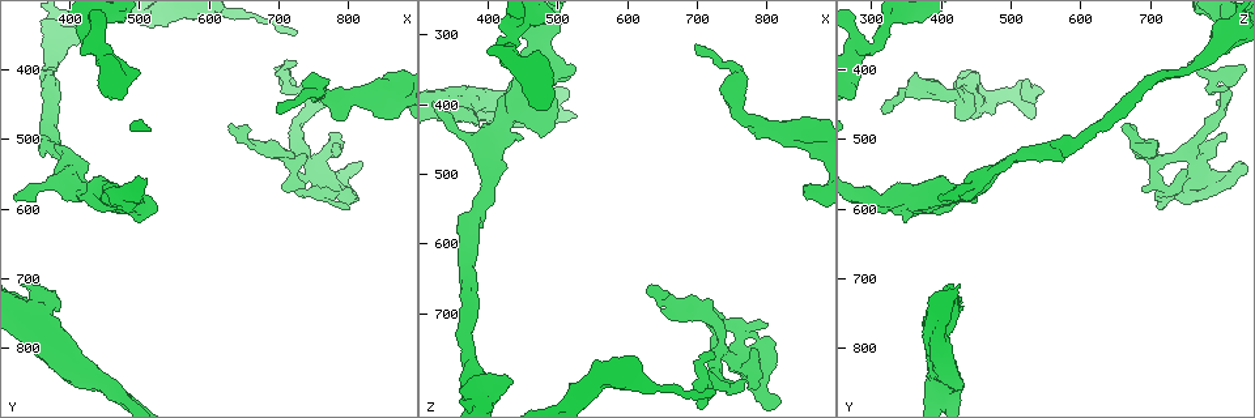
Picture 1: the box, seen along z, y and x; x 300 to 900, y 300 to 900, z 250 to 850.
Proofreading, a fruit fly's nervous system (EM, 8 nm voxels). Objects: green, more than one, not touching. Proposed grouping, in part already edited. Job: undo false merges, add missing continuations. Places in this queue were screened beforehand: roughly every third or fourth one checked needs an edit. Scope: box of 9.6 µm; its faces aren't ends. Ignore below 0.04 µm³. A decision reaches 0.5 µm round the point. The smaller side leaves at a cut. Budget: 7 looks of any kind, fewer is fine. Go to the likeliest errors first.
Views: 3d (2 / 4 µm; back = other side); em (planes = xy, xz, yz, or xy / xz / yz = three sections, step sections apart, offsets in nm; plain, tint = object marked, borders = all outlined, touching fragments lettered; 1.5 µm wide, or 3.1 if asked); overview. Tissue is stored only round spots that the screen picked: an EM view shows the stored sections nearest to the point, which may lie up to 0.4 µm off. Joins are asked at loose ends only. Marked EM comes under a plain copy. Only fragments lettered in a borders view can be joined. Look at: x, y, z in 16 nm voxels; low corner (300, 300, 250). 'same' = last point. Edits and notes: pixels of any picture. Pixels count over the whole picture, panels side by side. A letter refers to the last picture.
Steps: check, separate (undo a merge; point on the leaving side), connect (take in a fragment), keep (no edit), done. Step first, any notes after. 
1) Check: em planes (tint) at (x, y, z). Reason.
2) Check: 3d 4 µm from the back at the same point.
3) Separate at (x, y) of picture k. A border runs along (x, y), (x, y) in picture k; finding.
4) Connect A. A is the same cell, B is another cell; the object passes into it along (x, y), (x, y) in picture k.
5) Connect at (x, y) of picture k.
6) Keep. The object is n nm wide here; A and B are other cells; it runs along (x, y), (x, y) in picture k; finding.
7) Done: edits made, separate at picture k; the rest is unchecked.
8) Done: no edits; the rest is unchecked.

Check: em planes (borders) at (700, 460, 315).

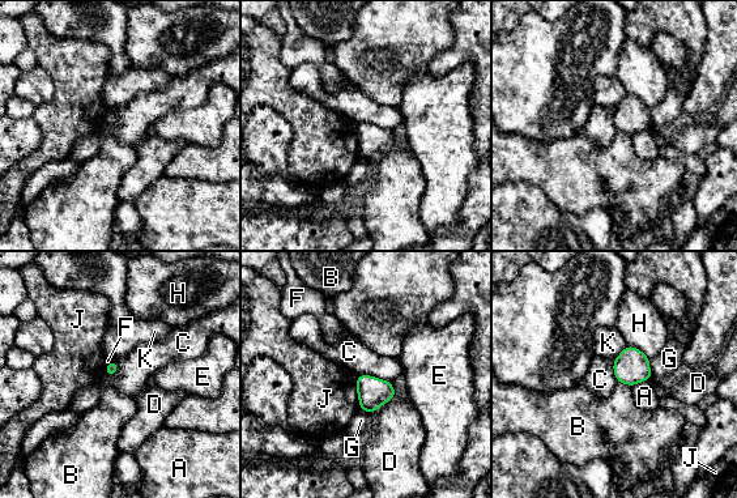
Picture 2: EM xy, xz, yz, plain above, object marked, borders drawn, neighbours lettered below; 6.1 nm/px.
Keep. A, B, C, D, E, F, G, H, J and K are other cells; a border runs along (357, 375), (374, 375), (390, 382) in picture 2; no lettered fragment goes on from it.

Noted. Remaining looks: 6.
Check: 3d 4 µm at (440, 370, 290). Calibre changes.

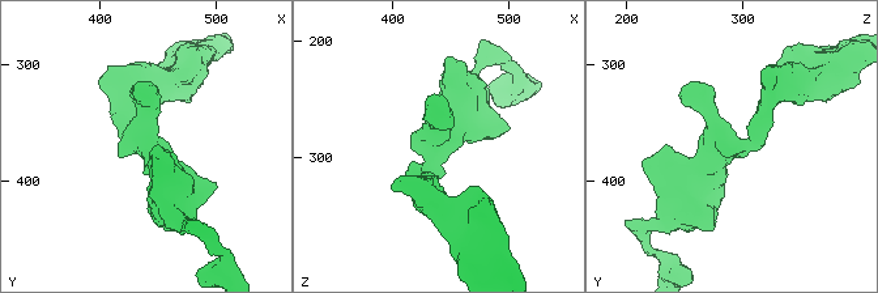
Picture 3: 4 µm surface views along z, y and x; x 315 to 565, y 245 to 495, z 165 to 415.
Check: em xz step 4 (tint) at (440, 372, 288). 4 arms meet here; need the tissue.

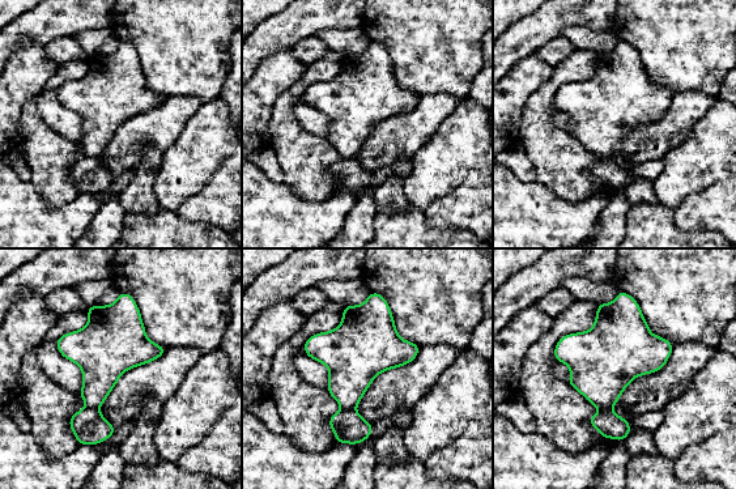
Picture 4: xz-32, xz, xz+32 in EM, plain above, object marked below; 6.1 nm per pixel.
Check: em planes (borders) at the same point.

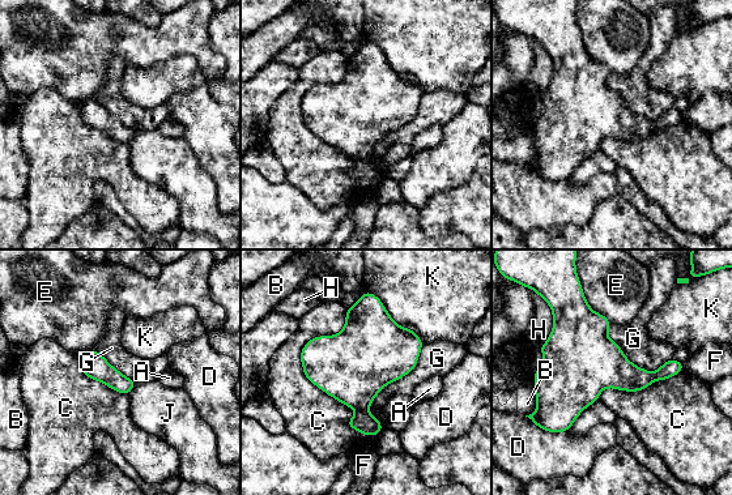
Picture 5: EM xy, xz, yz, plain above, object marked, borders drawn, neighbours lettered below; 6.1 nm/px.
Separate at (364, 422) of picture 5. The object is 400 nm wide here; A, B, C, D, E, F, G, H, J and K are other cells; two neurons meet here.

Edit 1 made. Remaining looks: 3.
Check: 3d 2 µm at (525, 605, 345). Branch stops here.

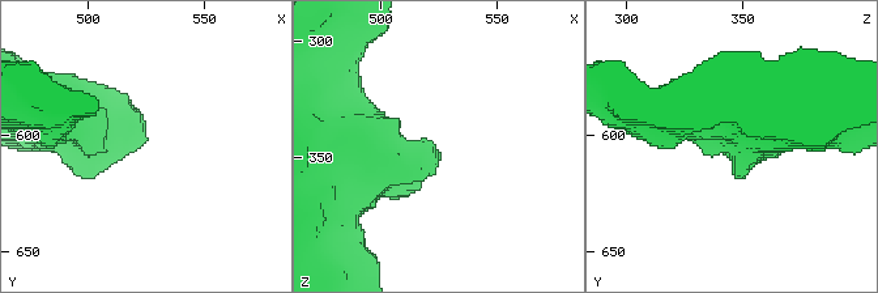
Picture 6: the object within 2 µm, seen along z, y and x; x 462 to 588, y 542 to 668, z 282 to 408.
Check: em planes (borders) at (523, 605, 347).

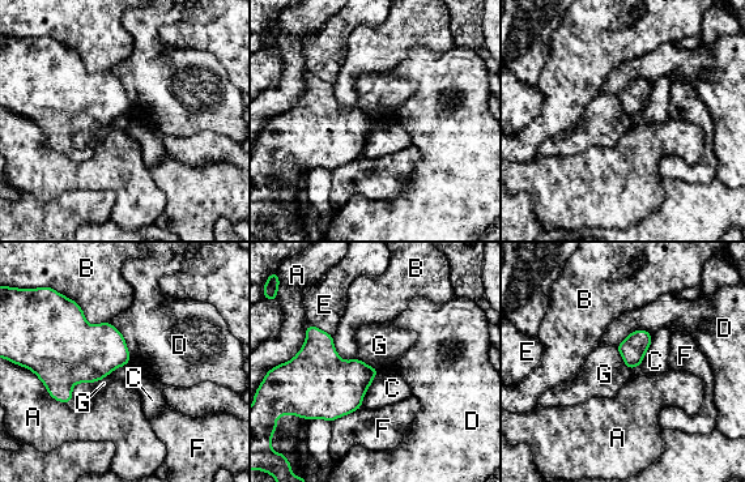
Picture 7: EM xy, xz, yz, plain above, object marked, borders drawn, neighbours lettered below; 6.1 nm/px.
Keep. The longest contact is with B, 320 nm; A, B, C, D, E, F and G are other cells; a border runs along (130, 359), (98, 380) in picture 7; no lettered fragment goes on from it.

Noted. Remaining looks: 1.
Done: edits made, separate at picture 5; the rest is unchecked.

